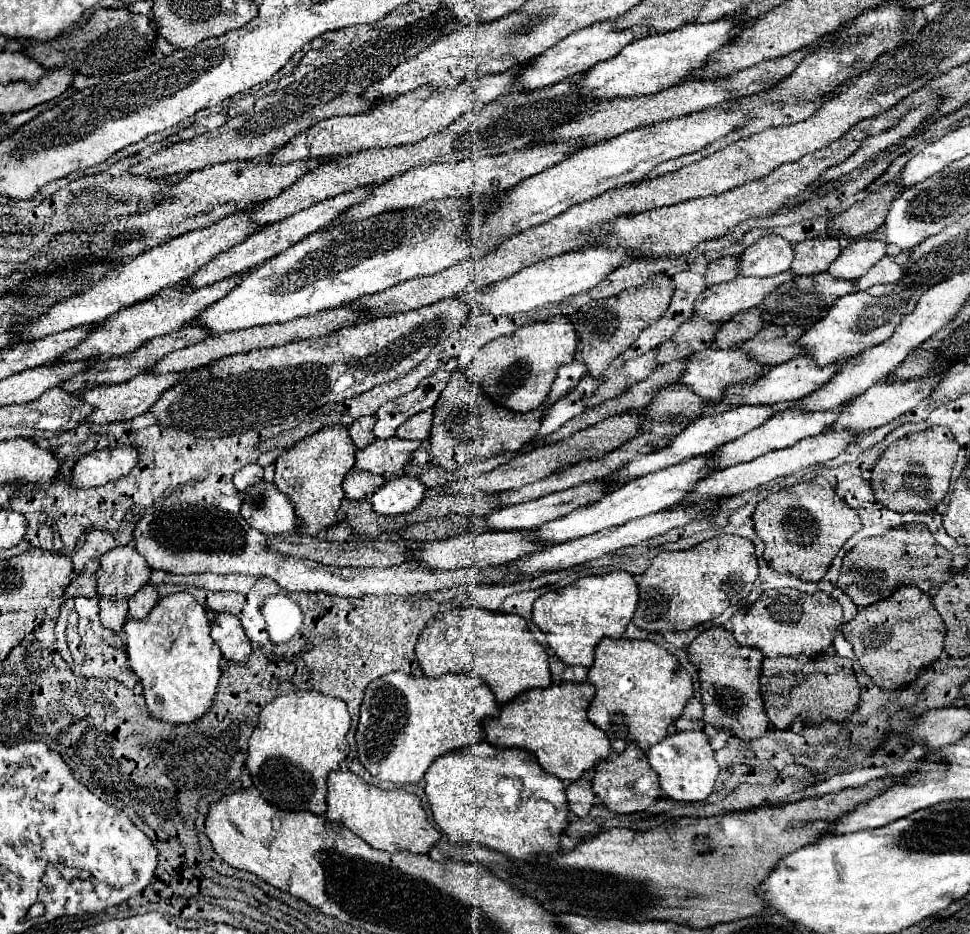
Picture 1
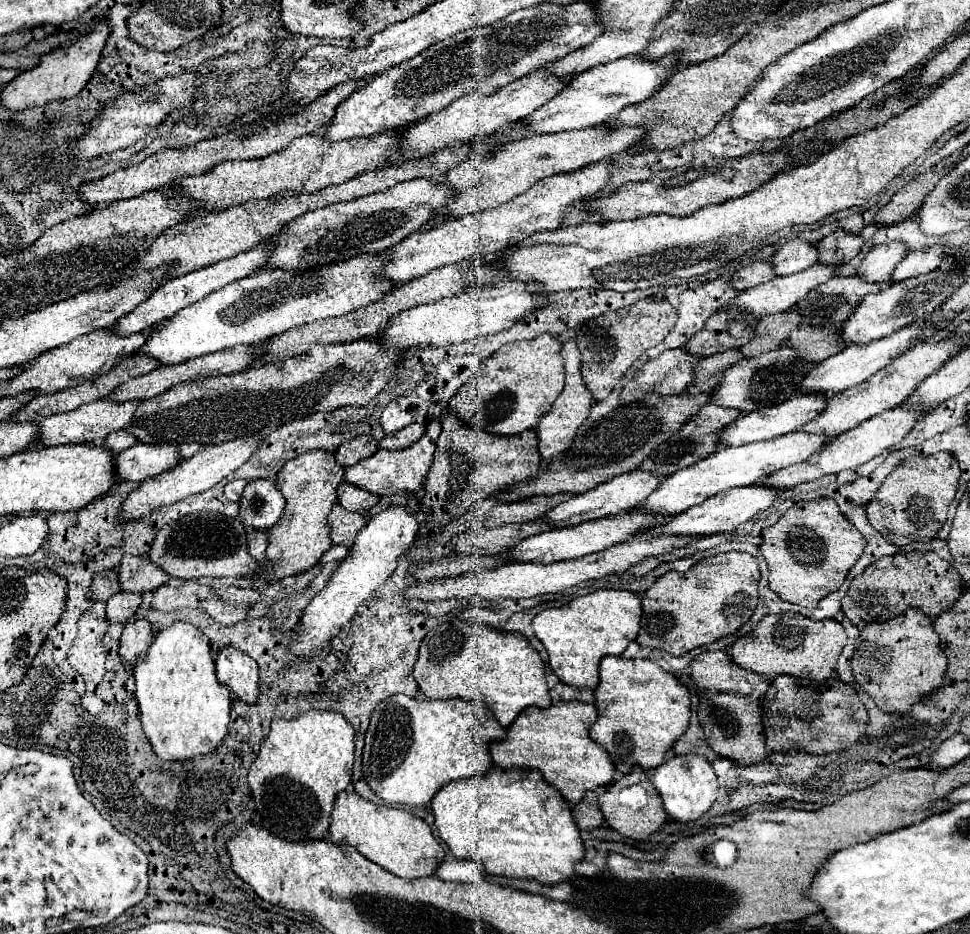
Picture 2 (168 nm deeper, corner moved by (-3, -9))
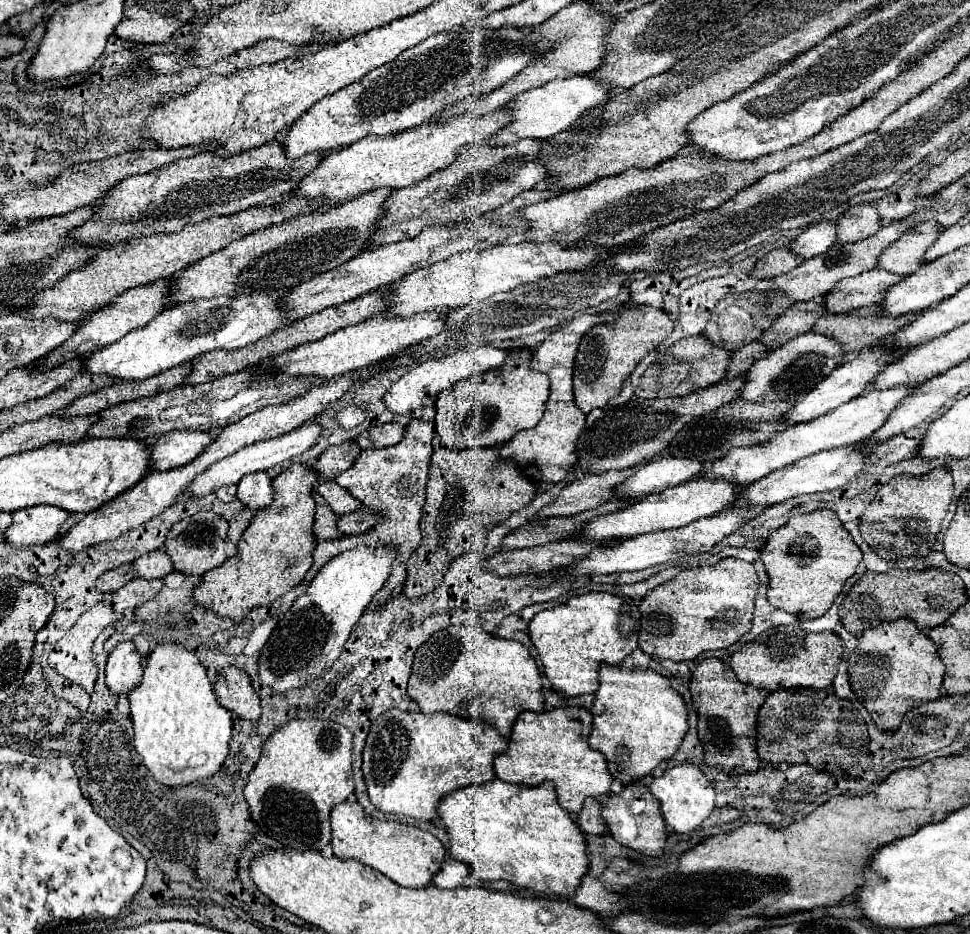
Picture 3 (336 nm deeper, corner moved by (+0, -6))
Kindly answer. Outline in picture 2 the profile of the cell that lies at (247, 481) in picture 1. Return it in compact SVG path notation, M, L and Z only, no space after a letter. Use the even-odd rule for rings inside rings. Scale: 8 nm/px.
M235 479L235 481L229 481L229 483L225 485L225 497L227 497L229 501L237 503L239 497L241 497L241 493L243 493L243 489L245 489L247 485L249 485L247 479Z

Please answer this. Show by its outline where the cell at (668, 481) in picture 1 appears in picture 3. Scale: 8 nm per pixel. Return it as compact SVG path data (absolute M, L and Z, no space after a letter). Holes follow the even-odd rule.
M902 384L902 386L894 386L890 390L868 390L866 394L860 394L856 398L852 398L850 402L838 406L836 410L832 410L830 414L824 414L822 418L790 426L788 430L776 434L776 438L772 438L770 442L766 442L762 446L730 450L724 458L714 460L712 464L708 464L706 470L700 476L726 478L726 480L734 478L740 484L752 484L752 482L768 476L770 472L774 472L778 468L784 468L790 462L802 460L802 458L806 458L810 454L816 454L816 452L822 452L822 450L830 450L834 446L846 446L850 442L866 440L866 438L870 438L870 434L874 434L886 422L890 412L904 398L908 398L916 388L918 388L918 384Z

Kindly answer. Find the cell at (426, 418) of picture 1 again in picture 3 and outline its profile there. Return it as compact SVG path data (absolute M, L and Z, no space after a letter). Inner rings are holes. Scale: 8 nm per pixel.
M388 422L388 424L382 424L378 428L370 428L362 434L358 434L354 438L354 442L366 450L366 448L388 448L388 446L394 446L402 440L402 434L404 434L404 426L400 422Z

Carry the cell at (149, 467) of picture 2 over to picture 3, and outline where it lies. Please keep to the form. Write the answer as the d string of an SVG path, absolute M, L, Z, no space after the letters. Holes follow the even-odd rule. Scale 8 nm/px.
M178 430L164 434L156 444L152 444L152 468L172 470L196 460L214 442L208 430Z

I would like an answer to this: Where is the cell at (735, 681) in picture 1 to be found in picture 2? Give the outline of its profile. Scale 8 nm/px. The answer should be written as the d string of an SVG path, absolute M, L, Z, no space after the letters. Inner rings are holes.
M725 649L703 651L691 663L691 677L699 693L699 721L709 747L739 765L753 765L767 757L767 745L761 723L761 699L769 687L767 677L741 669Z

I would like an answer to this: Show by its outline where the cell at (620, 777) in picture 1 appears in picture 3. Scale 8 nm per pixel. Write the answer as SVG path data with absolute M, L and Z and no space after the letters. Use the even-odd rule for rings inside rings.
M634 782L624 786L620 794L612 794L608 798L608 804L602 808L602 816L608 824L610 834L614 836L616 842L622 846L628 846L640 854L646 856L660 856L666 844L666 822L662 818L662 812L658 810L658 800L650 794L648 786L642 782Z

